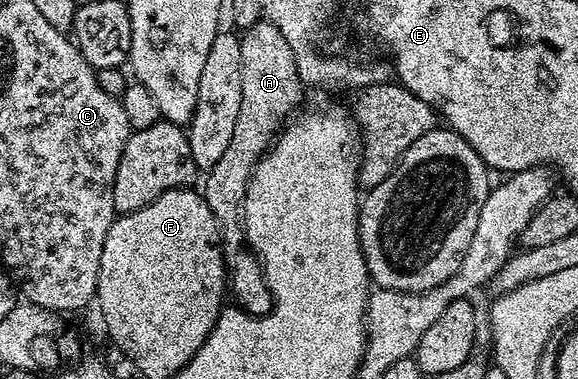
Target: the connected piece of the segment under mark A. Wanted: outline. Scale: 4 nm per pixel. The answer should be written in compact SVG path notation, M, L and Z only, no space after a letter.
M252 23L244 28L240 41L243 97L239 101L239 118L235 120L235 129L223 157L219 157L219 161L215 161L213 168L204 176L203 194L211 213L215 213L217 226L224 232L223 250L231 276L231 295L237 298L234 299L236 306L249 315L268 315L273 310L273 293L265 283L262 264L243 242L242 232L238 230L239 216L243 211L245 190L253 167L266 154L286 120L302 106L303 73L297 68L291 45L287 45L283 33L279 33L273 23Z

